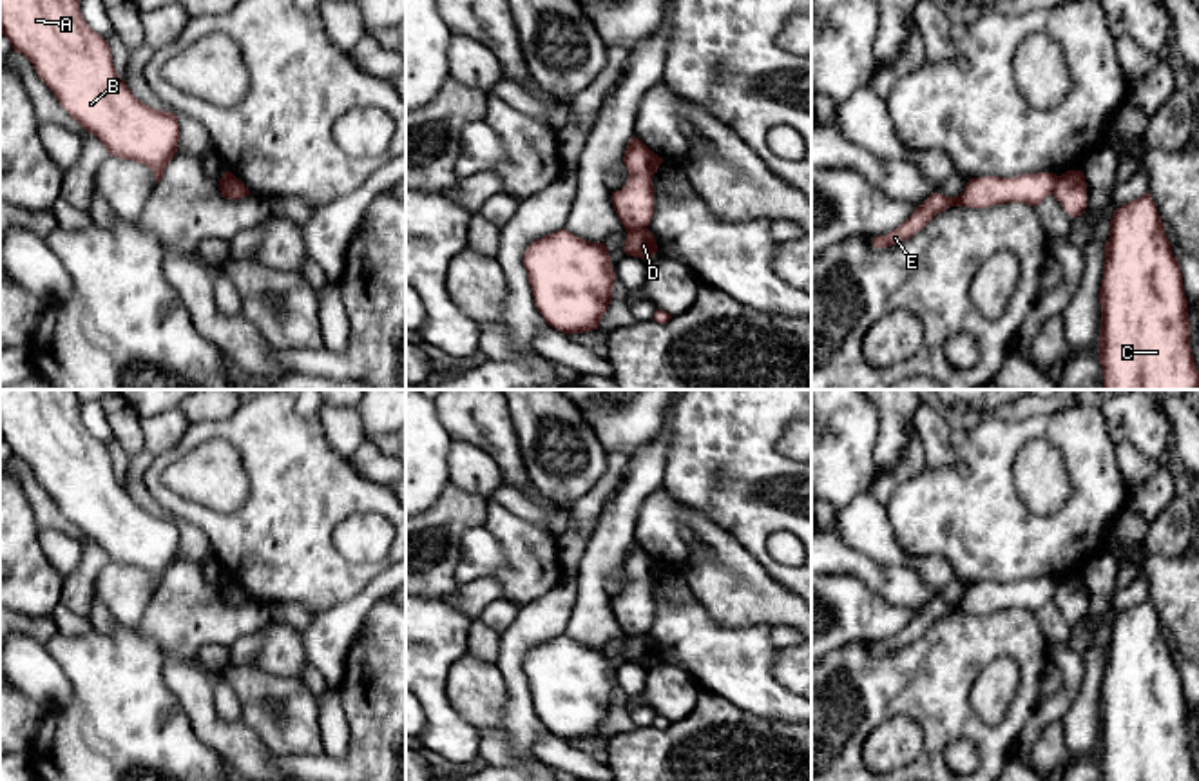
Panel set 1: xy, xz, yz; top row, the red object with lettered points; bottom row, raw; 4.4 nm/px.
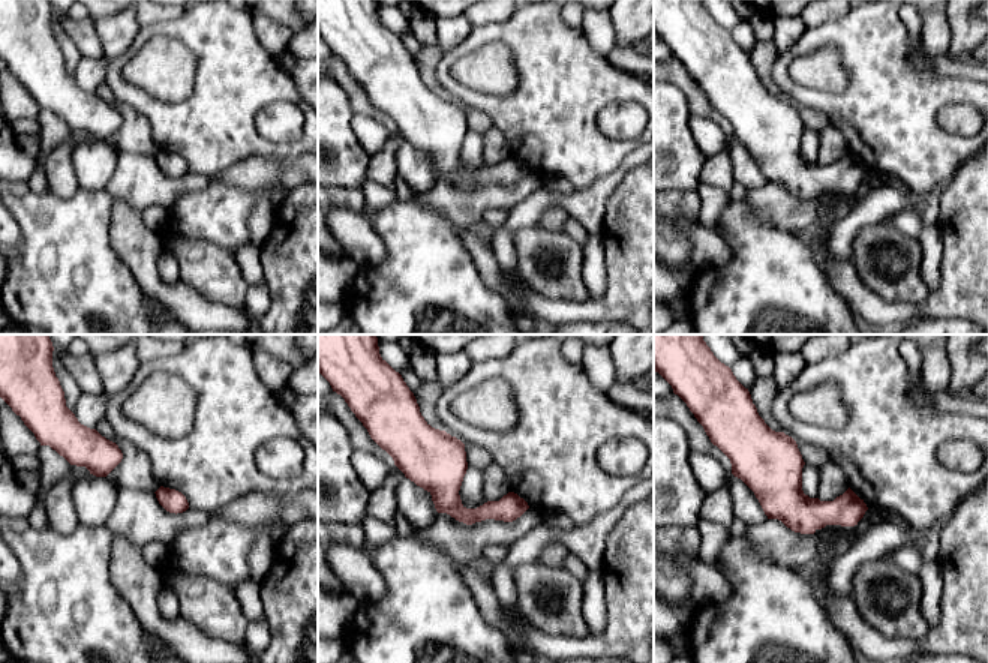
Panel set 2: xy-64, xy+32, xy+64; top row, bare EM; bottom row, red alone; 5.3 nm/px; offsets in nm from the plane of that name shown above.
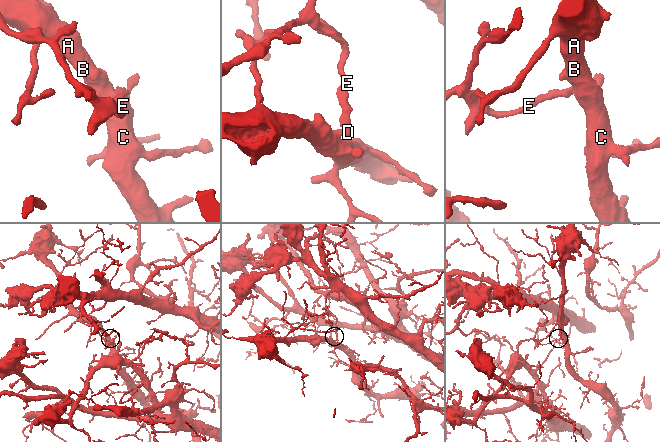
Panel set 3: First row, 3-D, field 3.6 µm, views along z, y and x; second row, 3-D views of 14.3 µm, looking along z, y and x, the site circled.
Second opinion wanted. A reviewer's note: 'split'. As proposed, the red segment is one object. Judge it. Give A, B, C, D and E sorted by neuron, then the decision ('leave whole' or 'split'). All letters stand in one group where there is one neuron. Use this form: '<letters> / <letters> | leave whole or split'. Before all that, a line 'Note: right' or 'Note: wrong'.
Note: right
A B C D / E | split

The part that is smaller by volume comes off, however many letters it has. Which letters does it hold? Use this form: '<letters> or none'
E

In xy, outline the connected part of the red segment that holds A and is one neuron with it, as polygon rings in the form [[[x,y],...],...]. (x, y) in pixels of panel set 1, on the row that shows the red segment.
[[[0,0],[0,33],[13,53],[33,63],[69,116],[101,141],[109,156],[138,161],[154,172],[156,185],[161,181],[177,152],[177,116],[152,109],[132,94],[114,69],[107,40],[83,20],[80,0]]]

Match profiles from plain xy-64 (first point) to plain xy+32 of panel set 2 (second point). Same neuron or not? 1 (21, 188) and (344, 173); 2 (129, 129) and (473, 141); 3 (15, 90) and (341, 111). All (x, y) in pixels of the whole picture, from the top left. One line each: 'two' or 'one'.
1: two
2: two
3: two

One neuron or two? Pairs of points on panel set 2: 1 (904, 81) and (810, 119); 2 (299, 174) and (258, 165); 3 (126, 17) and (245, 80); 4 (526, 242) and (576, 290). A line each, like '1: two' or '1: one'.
1: two
2: one
3: two
4: one

